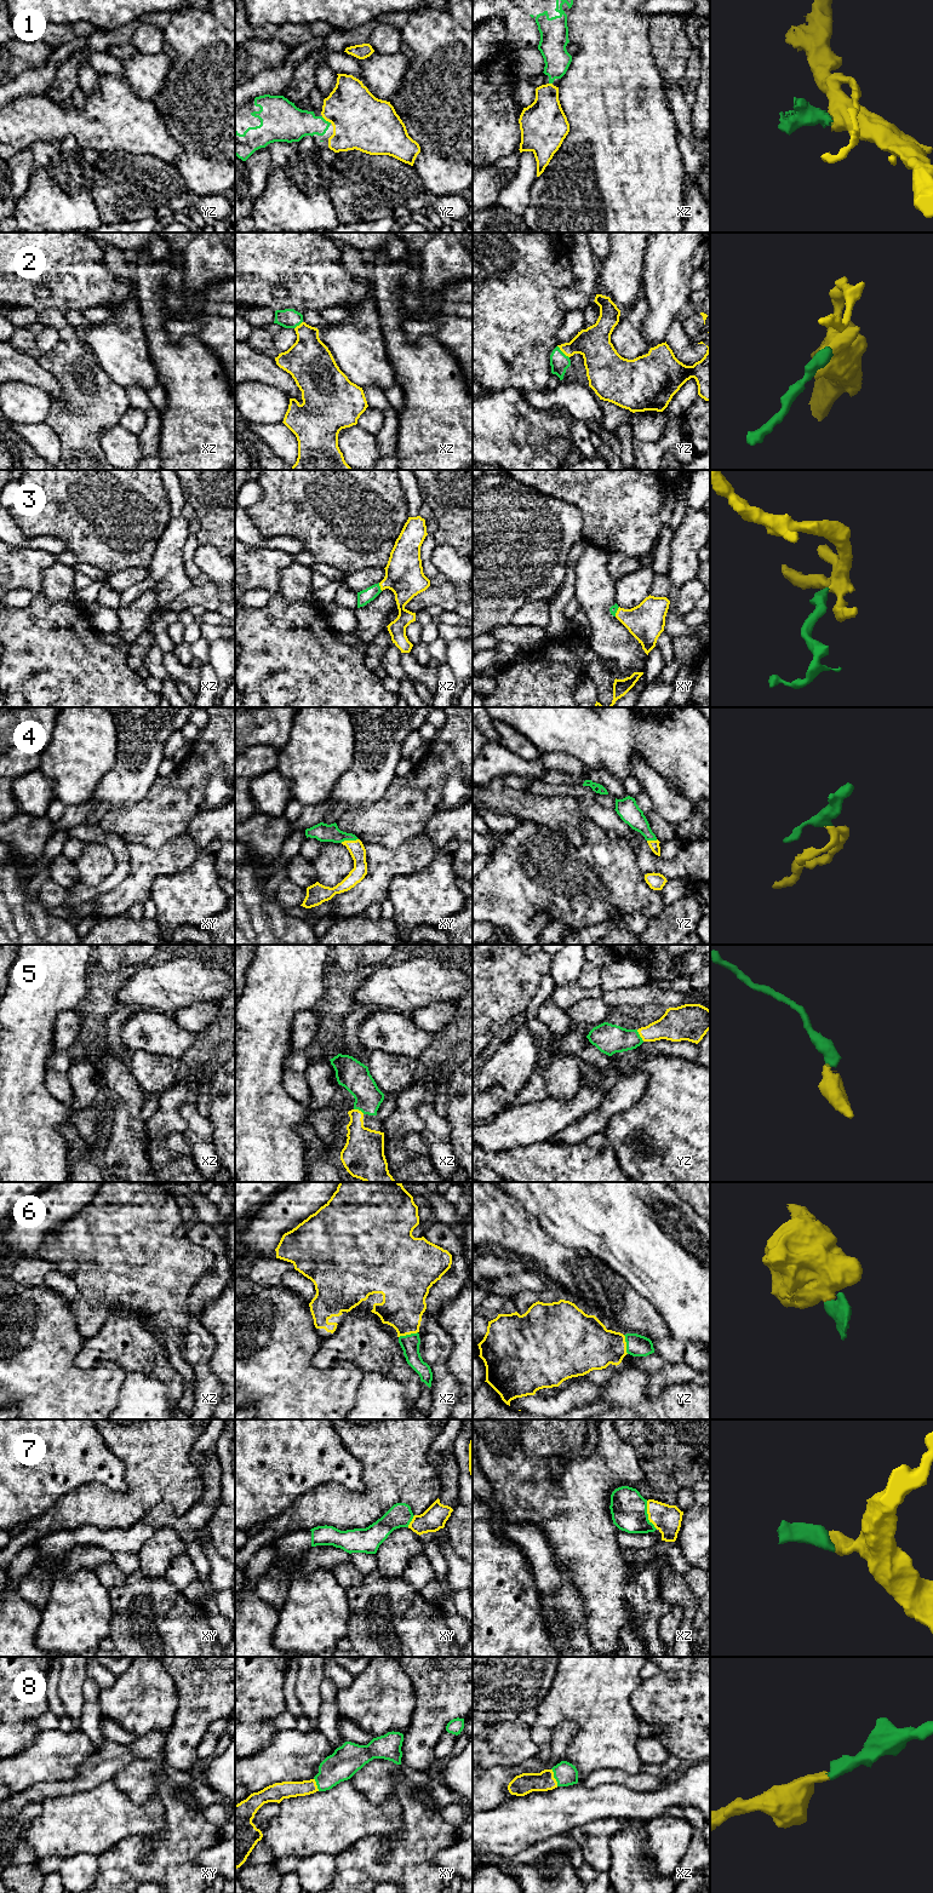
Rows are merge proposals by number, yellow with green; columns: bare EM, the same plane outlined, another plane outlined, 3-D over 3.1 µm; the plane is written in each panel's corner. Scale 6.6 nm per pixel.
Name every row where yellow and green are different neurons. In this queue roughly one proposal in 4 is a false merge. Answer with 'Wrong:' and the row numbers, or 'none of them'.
Wrong: none of them

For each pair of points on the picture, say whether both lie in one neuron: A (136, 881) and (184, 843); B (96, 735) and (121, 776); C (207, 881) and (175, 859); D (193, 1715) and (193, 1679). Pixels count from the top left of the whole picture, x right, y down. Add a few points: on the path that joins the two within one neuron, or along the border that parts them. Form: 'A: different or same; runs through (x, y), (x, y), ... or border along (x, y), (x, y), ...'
A: same; runs through (148, 868), (154, 862), (166, 860), (172, 855)
B: different; border along (116, 736), (115, 763), (96, 786)
C: different; border along (200, 849), (187, 867), (160, 876)
D: same; runs through (193, 1707), (193, 1687)

